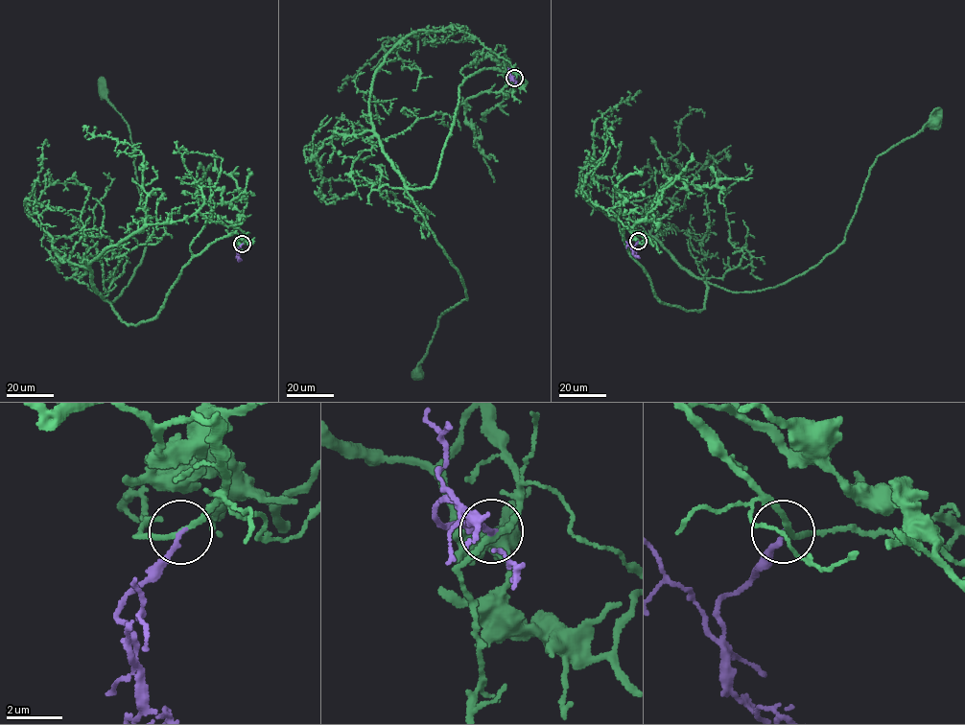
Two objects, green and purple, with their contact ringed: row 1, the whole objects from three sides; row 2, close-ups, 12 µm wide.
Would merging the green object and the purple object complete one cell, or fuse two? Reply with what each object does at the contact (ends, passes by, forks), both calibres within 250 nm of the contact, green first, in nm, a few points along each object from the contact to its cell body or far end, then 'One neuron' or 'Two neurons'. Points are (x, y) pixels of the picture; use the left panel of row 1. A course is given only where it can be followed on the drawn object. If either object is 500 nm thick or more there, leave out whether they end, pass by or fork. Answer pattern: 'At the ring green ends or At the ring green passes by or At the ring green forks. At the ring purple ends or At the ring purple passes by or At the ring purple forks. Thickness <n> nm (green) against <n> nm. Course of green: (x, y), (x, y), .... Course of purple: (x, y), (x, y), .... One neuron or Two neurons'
At the ring green passes by. At the ring purple ends. Thickness 190 nm (green) against 180 nm. Course of green: (242, 244), (218, 238), (158, 314), (123, 321), (103, 298), (126, 287), (150, 217), (104, 92). Course of purple: (242, 244), (237, 250), (239, 260). One neuron

